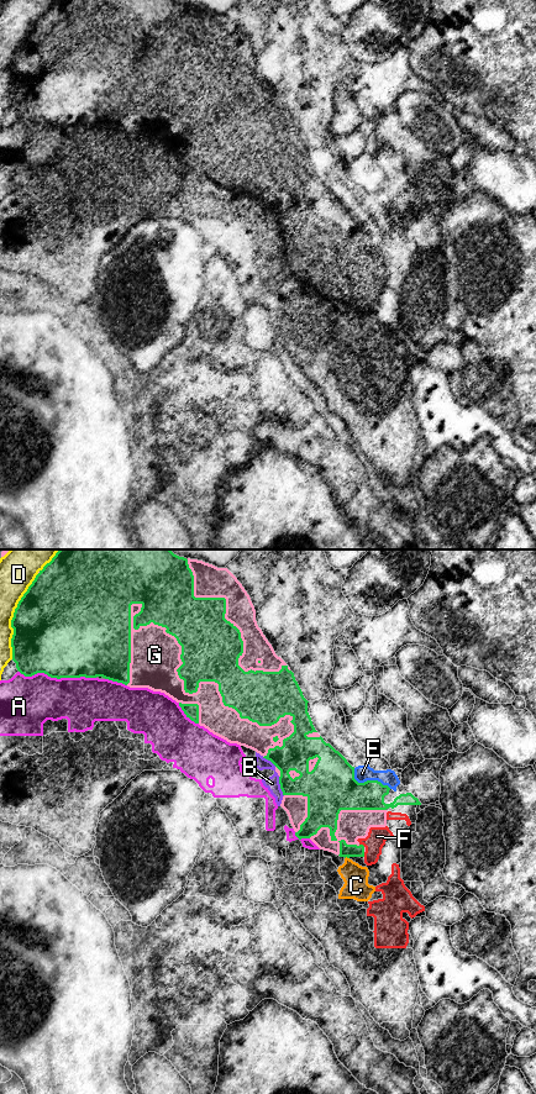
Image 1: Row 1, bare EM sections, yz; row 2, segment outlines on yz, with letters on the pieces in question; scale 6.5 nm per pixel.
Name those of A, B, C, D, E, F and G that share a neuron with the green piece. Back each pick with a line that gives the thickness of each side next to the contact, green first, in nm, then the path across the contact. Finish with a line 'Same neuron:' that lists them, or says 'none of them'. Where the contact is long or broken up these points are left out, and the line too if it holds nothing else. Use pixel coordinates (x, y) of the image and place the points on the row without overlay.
F: 80 nm thick on the green side, 130 nm on the other
G: 360 nm thick on the green side, 200 nm on the other
Same neuron: F, G

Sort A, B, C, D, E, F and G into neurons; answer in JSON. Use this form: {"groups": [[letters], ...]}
{"groups": [["A", "B", "C", "E"], ["D"], ["F", "G"]]}

